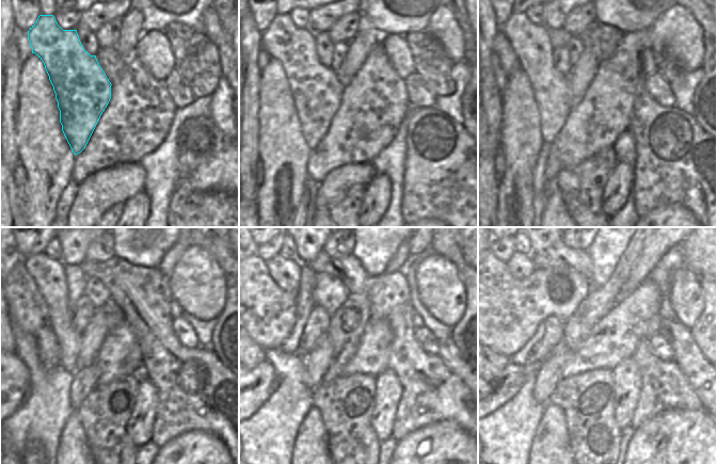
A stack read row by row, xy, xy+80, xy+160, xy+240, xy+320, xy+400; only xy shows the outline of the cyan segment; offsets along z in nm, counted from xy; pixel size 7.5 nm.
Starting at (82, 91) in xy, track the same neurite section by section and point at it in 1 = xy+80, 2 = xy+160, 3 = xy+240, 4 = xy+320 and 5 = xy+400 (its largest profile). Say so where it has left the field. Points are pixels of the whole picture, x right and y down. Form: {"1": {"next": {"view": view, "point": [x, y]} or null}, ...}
{"1": {"next": {"view": "xy+80", "point": [317, 91]}}, "2": {"next": {"view": "xy+160", "point": [531, 44]}}, "3": {"next": {"view": "xy+240", "point": [48, 273]}}, "4": {"next": {"view": "xy+320", "point": [286, 272]}}, "5": {"next": {"view": "xy+400", "point": [520, 266]}}}

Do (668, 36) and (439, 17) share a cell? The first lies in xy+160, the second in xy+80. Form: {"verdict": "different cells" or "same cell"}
{"verdict": "same cell"}

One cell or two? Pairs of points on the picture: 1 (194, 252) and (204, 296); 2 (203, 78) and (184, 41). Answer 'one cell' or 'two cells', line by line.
1: one cell
2: one cell

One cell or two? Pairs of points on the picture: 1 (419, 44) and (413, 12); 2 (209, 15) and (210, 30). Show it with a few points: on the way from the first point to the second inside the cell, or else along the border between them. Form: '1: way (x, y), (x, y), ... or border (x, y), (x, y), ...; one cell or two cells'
1: border (426, 29), (410, 31), (404, 35); two cells
2: way (209, 18), (210, 27); one cell

